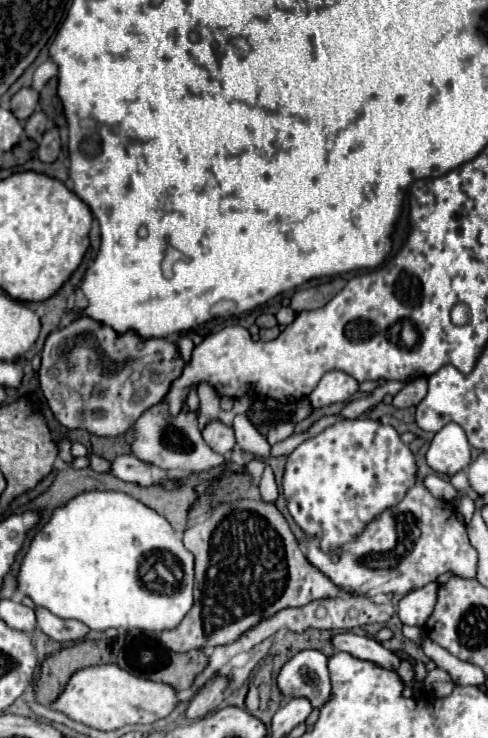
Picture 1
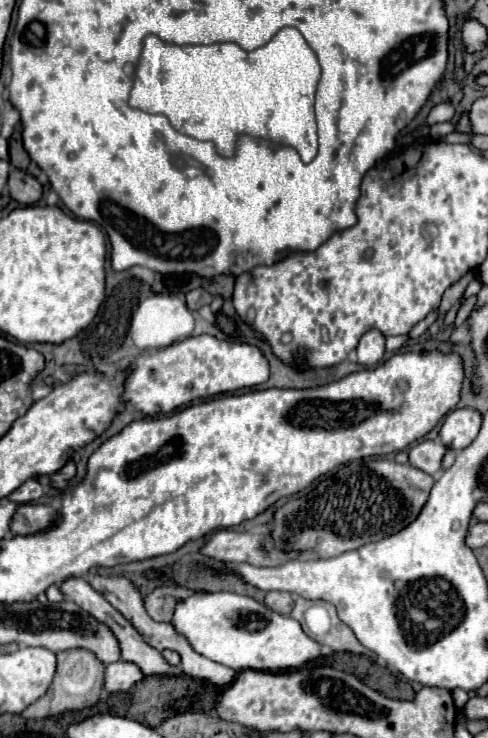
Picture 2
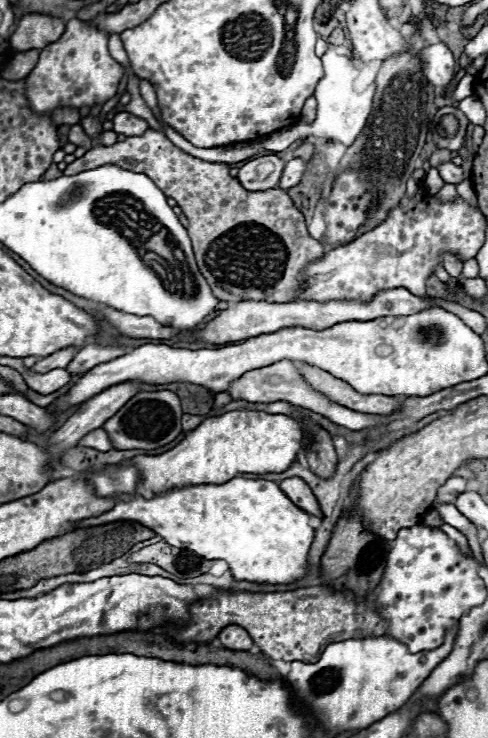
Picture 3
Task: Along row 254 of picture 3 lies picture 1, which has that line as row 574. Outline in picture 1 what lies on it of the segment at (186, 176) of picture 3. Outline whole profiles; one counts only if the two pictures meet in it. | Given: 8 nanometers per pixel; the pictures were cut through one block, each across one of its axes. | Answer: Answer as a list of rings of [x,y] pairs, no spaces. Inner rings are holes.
[[[238,500],[238,506],[216,506],[202,524],[190,526],[184,532],[184,546],[196,558],[194,606],[174,630],[164,630],[160,634],[162,644],[174,652],[190,652],[208,646],[230,644],[232,640],[238,640],[238,636],[248,628],[256,626],[262,618],[272,616],[282,608],[306,606],[312,600],[334,598],[340,594],[340,588],[332,584],[332,580],[328,580],[322,572],[316,572],[316,568],[308,564],[288,522],[276,510],[276,506],[268,502]]]

